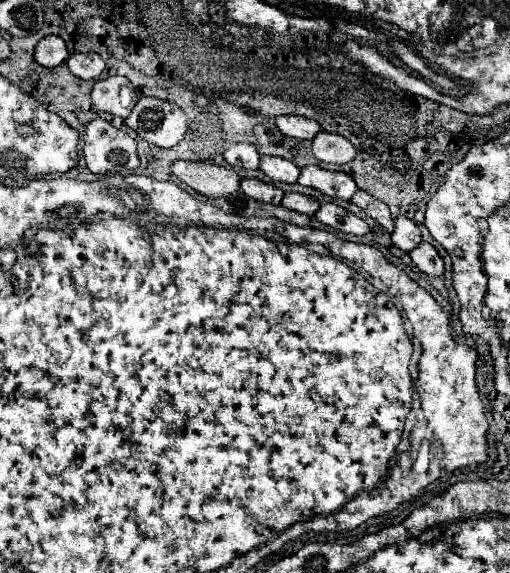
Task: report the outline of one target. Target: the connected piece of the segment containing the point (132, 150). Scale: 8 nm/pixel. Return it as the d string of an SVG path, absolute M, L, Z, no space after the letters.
M96 118L86 126L82 152L86 166L94 174L126 174L140 164L136 140L102 118Z

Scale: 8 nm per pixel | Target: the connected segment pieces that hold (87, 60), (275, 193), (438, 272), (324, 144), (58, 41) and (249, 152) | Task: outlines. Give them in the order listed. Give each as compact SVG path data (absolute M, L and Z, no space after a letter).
M88 52L88 54L72 54L68 58L68 68L74 76L84 78L84 80L96 80L102 70L104 70L104 60L100 58L100 54L96 52Z
M246 178L246 180L242 180L242 182L240 182L240 190L242 190L246 196L250 196L250 198L254 198L254 200L258 200L258 202L270 202L270 204L280 204L280 200L282 200L282 196L284 196L284 192L282 192L280 188L270 186L270 184L264 184L264 182L256 180L256 178Z
M420 242L412 252L410 252L412 262L416 268L428 276L442 276L444 274L444 262L438 256L436 248L428 242Z
M318 132L312 140L312 154L322 162L346 164L356 156L356 150L350 140L332 132Z
M44 36L38 44L36 44L36 52L34 52L34 60L40 66L46 68L56 68L62 62L66 62L68 58L68 50L66 44L60 36Z
M234 144L224 152L224 160L230 166L240 166L246 170L258 170L260 164L260 154L254 150L254 146L250 144Z

